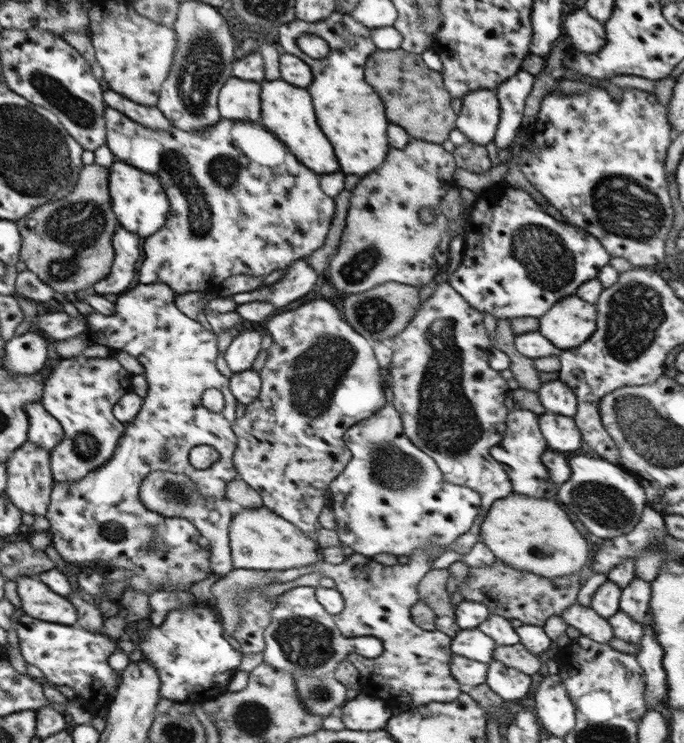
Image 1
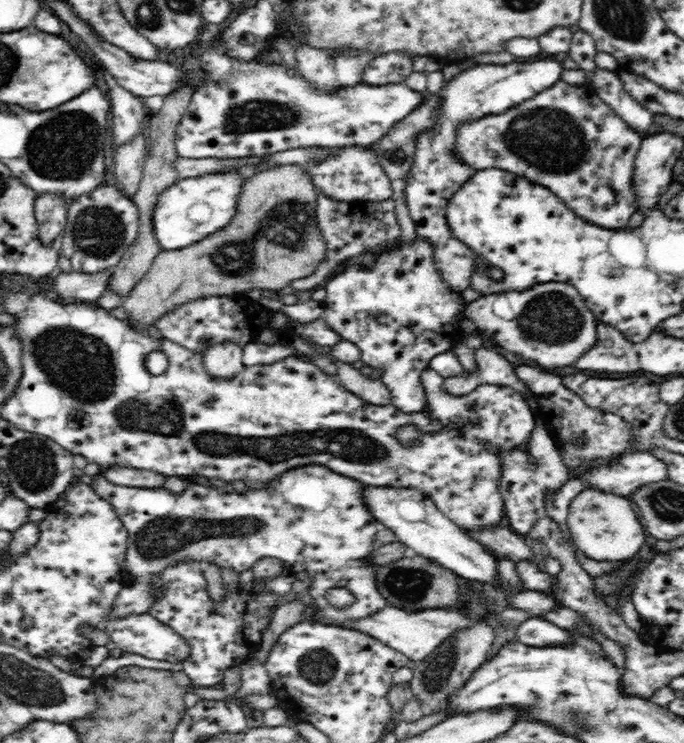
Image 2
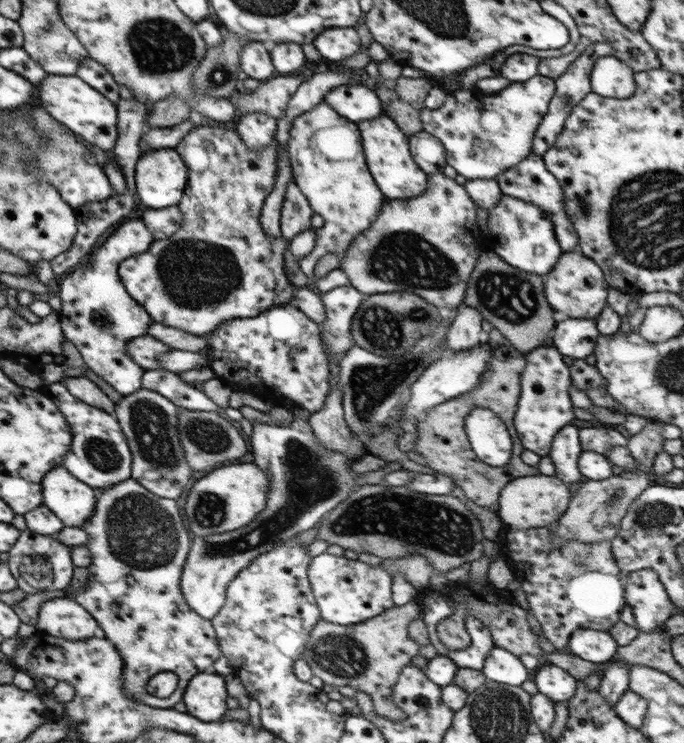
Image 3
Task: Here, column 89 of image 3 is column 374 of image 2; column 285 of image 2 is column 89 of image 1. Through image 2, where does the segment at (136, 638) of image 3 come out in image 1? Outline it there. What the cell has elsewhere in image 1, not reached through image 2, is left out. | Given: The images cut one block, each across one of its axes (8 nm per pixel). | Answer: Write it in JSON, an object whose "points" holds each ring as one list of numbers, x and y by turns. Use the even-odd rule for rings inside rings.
{"points":[[137,283,135,287,116,295,111,313,104,314,96,310,85,316,91,343,126,352,141,364,147,392,133,420,124,425,123,435,109,461,73,485,53,483,50,504,44,516,49,522,50,543,64,562,107,562,113,568,129,570,133,575,123,582,125,587,143,591,147,596,158,590,187,592,190,585,207,578,211,572,208,566,210,550,202,549,200,543,203,541,195,525,184,518,161,516,141,505,136,497,143,477,152,471,185,474,201,499,217,501,226,499,227,484,238,476,232,462,237,444,232,432,237,404,228,388,228,379,215,369,215,358,219,353,216,334,177,309,175,297,174,292,164,284],[207,388,215,388,223,395,225,402,219,412,212,412,201,405,201,392],[199,445,209,446,215,451,215,460,205,470,195,470,187,459,189,450]]}

